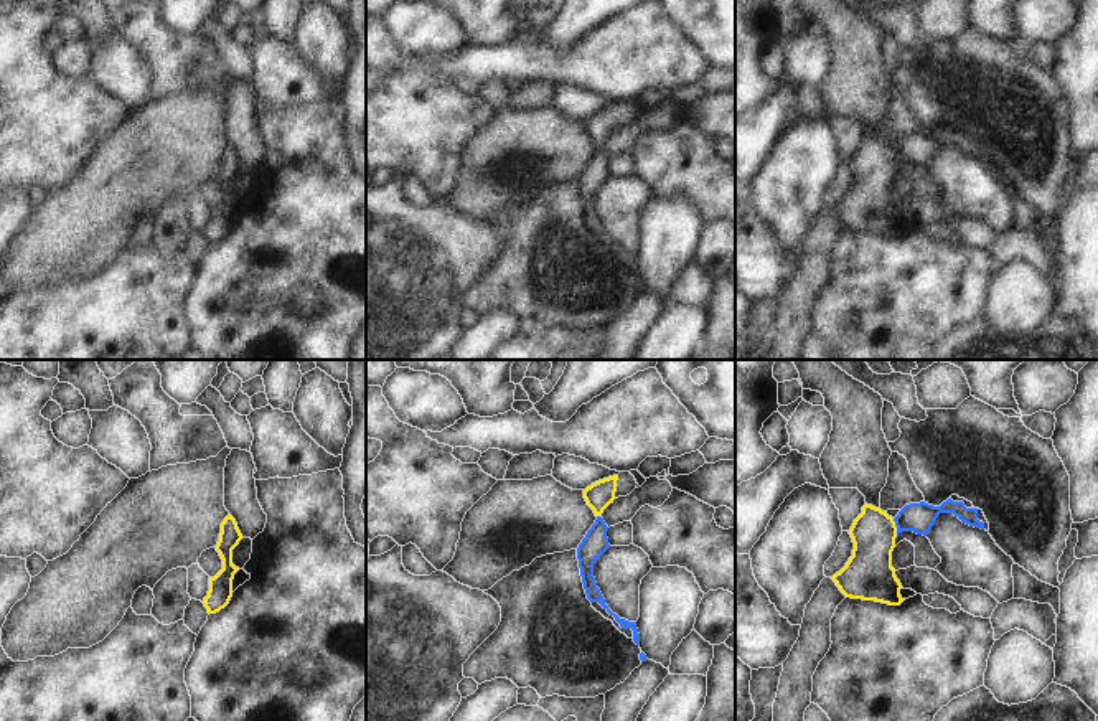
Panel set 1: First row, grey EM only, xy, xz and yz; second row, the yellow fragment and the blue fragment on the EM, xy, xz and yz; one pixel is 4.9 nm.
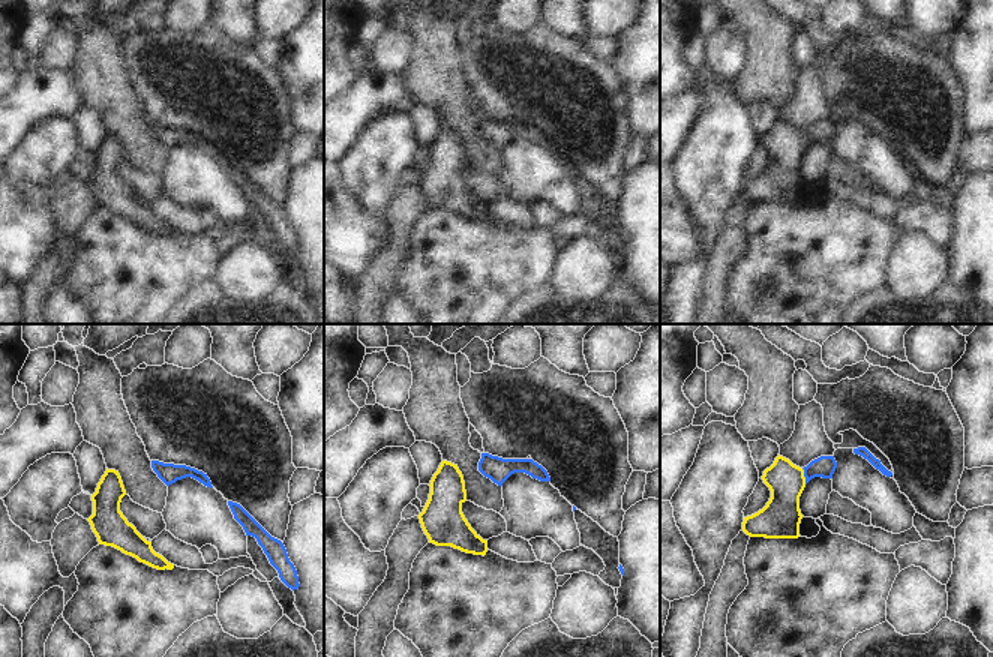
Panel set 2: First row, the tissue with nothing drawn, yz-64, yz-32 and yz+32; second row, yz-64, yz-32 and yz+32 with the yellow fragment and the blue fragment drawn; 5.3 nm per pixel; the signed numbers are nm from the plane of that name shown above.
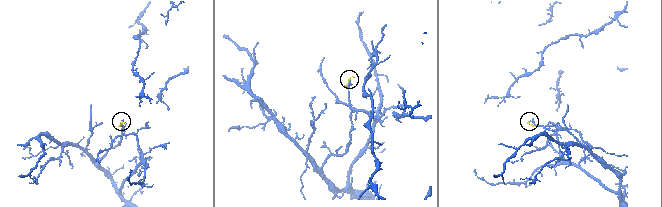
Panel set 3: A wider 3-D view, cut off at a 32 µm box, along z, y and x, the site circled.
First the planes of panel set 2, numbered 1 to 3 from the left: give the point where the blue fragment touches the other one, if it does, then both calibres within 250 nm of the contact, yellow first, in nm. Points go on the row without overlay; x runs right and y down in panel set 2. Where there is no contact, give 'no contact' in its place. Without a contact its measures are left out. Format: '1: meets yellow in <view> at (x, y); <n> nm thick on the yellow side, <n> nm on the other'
1: no contact
2: no contact
3: meets yellow in yz+32 at (803, 140); 200 nm thick on the yellow side, 120 nm on the other

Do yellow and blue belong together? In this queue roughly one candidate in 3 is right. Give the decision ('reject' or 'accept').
accept

